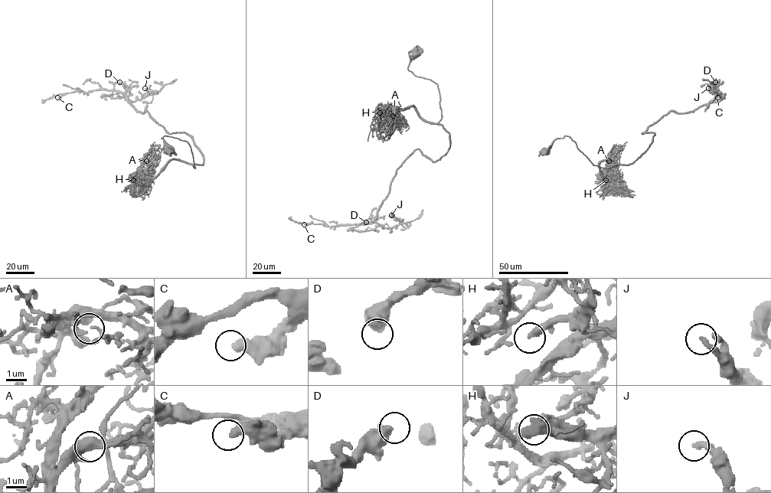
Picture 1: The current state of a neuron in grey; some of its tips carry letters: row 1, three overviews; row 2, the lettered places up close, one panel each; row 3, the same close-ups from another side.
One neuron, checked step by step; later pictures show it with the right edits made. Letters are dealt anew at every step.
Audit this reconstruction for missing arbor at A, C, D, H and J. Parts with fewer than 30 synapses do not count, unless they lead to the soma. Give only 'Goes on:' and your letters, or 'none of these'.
Goes on: none of these

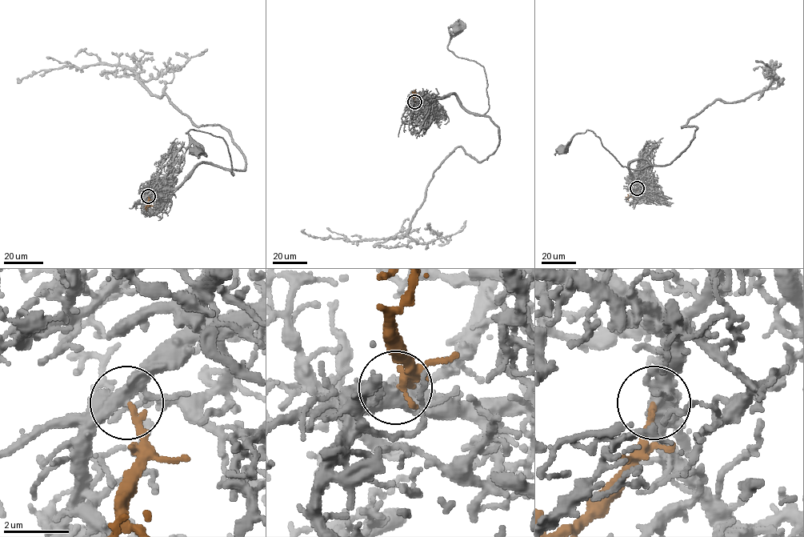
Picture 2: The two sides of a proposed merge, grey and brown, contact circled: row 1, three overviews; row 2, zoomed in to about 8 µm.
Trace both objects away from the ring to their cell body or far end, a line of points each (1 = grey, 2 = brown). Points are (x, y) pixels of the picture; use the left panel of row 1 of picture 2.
1: (148, 196), (161, 187), (177, 187), (202, 162), (234, 174), (222, 138), (190, 130), (186, 133), (198, 151)
2: (148, 196), (146, 210)

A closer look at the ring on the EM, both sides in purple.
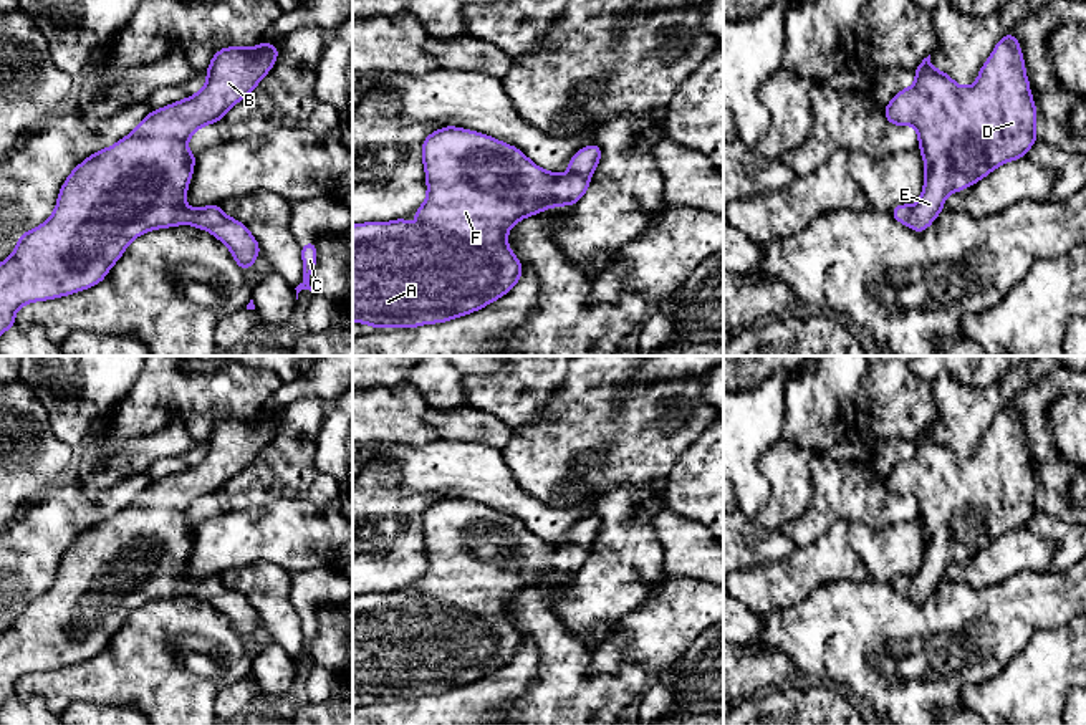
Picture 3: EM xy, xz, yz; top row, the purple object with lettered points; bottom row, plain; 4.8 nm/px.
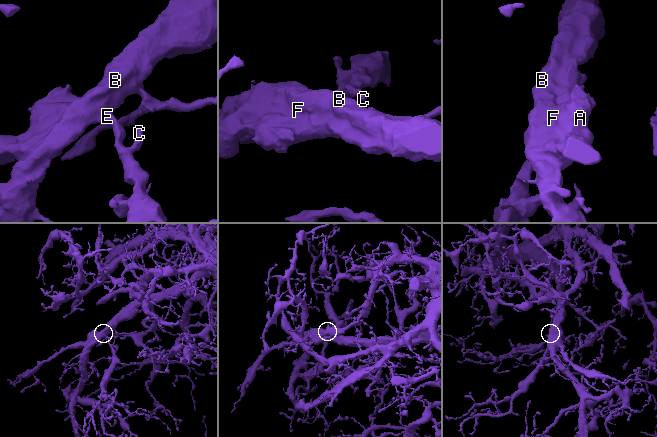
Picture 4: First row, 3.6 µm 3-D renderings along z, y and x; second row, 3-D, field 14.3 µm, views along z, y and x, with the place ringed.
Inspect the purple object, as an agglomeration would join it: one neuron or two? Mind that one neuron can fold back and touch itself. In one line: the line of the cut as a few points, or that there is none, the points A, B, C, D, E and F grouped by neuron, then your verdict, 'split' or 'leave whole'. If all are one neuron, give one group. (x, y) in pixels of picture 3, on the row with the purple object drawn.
no cut; A B C D E F; leave whole

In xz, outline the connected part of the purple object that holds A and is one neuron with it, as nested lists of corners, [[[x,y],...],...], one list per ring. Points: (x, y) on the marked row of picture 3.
[[[445,126],[432,134],[429,134],[422,142],[422,161],[427,179],[427,200],[412,214],[419,220],[419,227],[412,228],[407,217],[399,220],[391,220],[387,223],[364,222],[361,225],[353,225],[353,321],[371,324],[377,328],[417,328],[427,323],[445,323],[457,316],[473,313],[488,303],[507,295],[523,275],[523,266],[513,255],[507,243],[508,230],[521,218],[531,217],[550,207],[574,205],[588,190],[589,177],[596,170],[601,159],[601,147],[593,142],[588,147],[578,151],[568,162],[568,175],[548,172],[535,166],[520,149],[497,141],[482,132],[473,132],[462,127]]]

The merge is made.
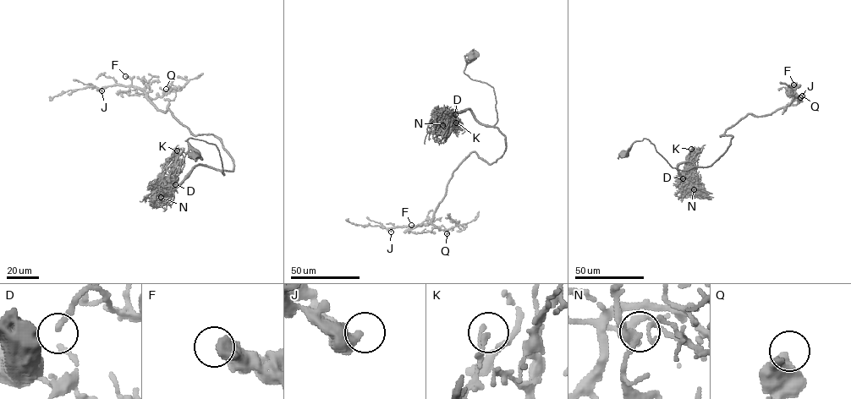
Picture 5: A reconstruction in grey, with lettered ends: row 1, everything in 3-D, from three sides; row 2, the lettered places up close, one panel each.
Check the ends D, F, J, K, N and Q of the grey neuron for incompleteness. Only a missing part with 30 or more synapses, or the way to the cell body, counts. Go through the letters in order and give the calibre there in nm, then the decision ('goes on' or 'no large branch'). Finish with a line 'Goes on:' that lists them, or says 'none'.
D: 200 nm thick; no large branch
F: 550 nm thick; no large branch
J: 550 nm thick; no large branch
K: 160 nm thick; no large branch
N: 130 nm thick; no large branch
Q: 460 nm thick; no large branch
Goes on: none

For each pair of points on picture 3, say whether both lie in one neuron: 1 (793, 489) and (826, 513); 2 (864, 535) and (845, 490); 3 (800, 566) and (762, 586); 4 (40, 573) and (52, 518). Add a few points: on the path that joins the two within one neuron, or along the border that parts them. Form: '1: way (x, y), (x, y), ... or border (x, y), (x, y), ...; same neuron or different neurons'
1: border (812, 464), (812, 504), (783, 527); different neurons
2: border (899, 522), (878, 528), (860, 522), (850, 523); different neurons
3: way (790, 576), (782, 585), (772, 586); same neuron
4: way (40, 560), (40, 538), (45, 532); same neuron

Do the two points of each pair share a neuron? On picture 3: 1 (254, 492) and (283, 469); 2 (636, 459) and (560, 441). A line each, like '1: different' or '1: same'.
1: same
2: same

